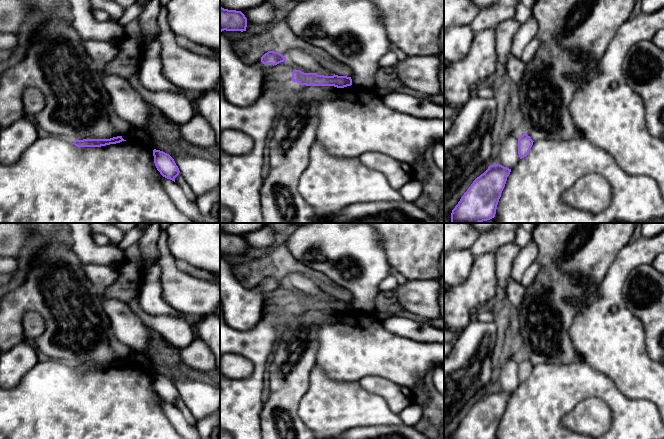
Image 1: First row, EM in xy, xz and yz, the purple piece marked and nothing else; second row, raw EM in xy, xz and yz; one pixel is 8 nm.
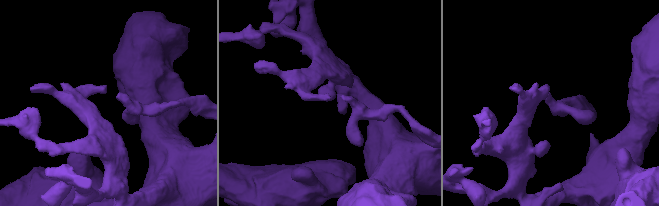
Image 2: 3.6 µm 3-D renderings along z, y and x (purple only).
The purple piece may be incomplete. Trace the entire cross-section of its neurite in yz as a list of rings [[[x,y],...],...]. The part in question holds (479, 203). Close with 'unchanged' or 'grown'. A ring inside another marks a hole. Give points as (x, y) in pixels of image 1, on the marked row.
[[[493,164],[477,177],[452,210],[451,223],[480,223],[495,217],[511,169]]] | unchanged

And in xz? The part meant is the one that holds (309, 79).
[[[293,70],[292,81],[306,86],[334,86],[344,88],[352,85],[351,77],[347,76],[324,76],[317,73],[304,73],[300,70]]] | unchanged

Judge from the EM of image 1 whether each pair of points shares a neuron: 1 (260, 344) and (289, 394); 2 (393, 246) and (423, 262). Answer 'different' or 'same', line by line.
1: different
2: same

